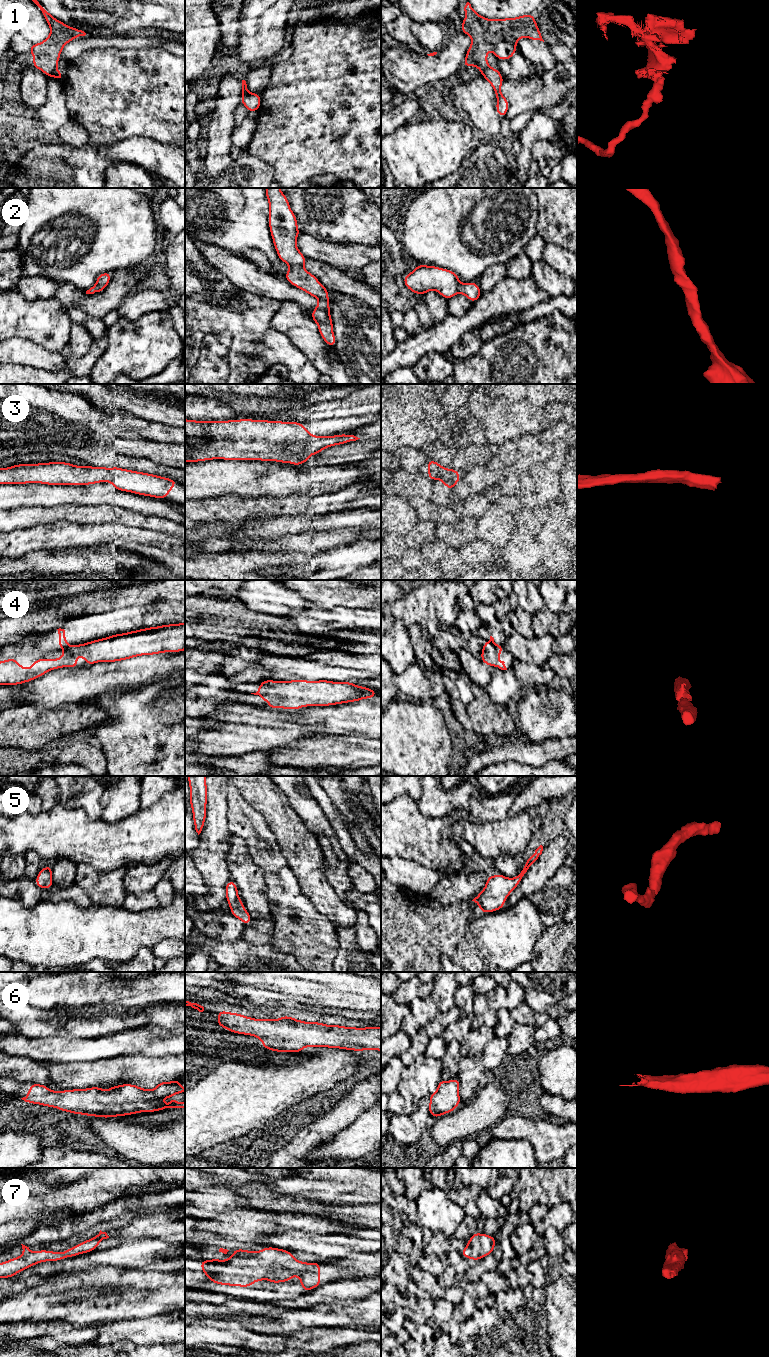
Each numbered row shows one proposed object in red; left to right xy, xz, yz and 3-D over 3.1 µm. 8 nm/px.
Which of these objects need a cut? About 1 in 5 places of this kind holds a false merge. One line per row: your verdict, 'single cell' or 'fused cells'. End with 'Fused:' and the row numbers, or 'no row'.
1: fused cells
2: single cell
3: single cell
4: single cell
5: single cell
6: single cell
7: single cell
Fused: 1

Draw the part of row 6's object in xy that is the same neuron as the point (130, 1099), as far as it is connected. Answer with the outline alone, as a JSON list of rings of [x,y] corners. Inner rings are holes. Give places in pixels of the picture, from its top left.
[[[178,1079],[162,1081],[152,1090],[124,1083],[112,1085],[107,1091],[102,1087],[52,1091],[46,1085],[30,1084],[28,1094],[22,1100],[71,1114],[110,1118],[164,1109],[185,1109],[185,1101],[177,1102],[175,1098],[167,1105],[161,1102],[165,1097],[185,1093]]]

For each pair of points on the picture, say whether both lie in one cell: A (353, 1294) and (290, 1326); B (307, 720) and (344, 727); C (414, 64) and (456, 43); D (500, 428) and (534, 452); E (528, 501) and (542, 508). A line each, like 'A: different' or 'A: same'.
A: different
B: same
C: same
D: different
E: same

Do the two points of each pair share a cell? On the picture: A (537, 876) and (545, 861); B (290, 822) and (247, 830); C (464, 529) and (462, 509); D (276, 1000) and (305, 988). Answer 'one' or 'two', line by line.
A: one
B: two
C: two
D: two

